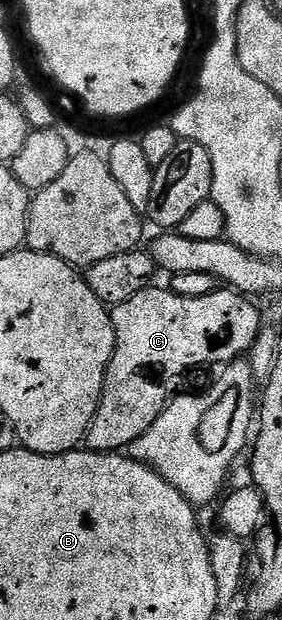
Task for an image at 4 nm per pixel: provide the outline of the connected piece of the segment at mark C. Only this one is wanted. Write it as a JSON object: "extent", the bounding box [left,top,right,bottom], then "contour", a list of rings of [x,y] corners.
{"extent":[84,288,263,454],"contour":[[[169,288],[153,289],[141,290],[131,296],[131,300],[112,307],[115,352],[105,373],[99,408],[91,420],[84,440],[84,445],[90,450],[96,450],[98,454],[121,452],[132,447],[133,442],[139,440],[139,436],[143,436],[143,432],[147,432],[147,428],[151,428],[155,420],[159,420],[165,405],[171,400],[169,385],[176,378],[183,377],[196,366],[213,366],[216,362],[228,364],[248,355],[263,325],[260,312],[249,303],[252,301],[246,295],[229,288],[218,288],[212,294],[198,298],[179,296]]]}

